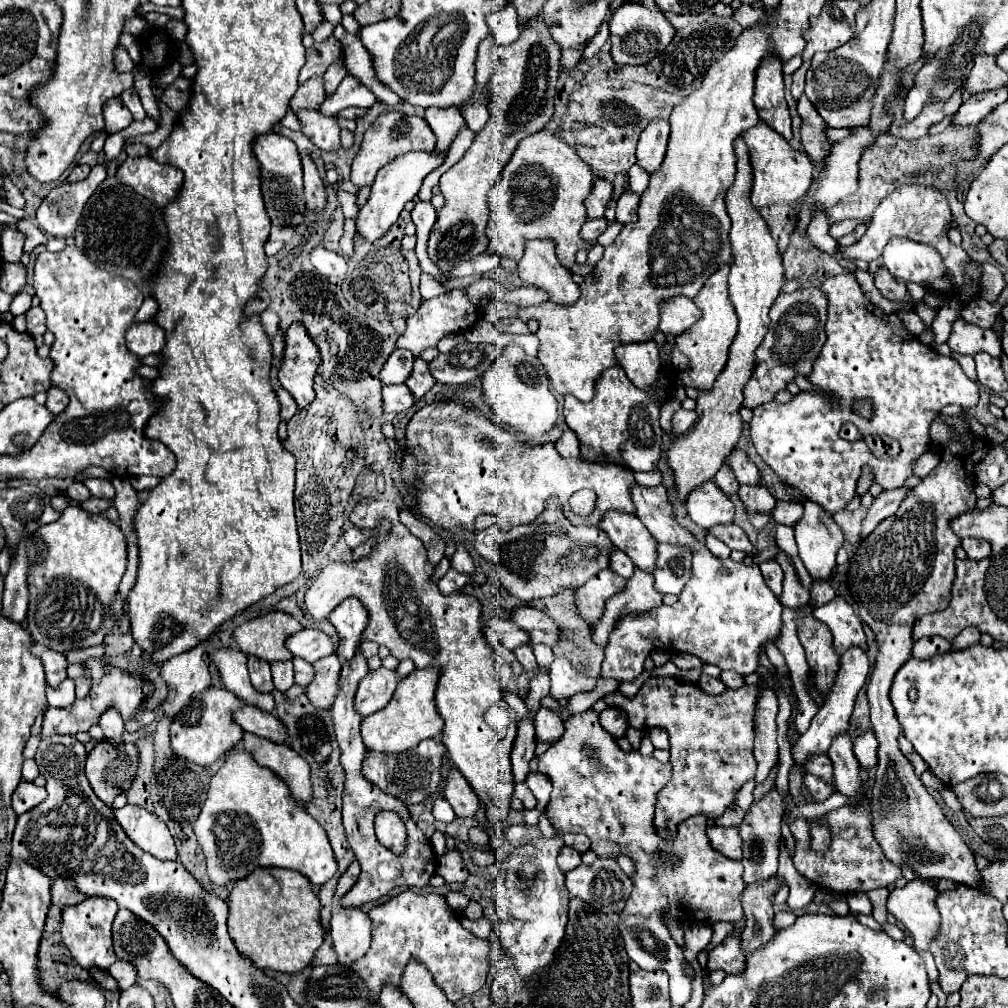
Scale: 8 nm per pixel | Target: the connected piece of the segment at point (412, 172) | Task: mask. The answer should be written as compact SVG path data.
M406 152L406 154L400 154L396 156L390 164L382 166L376 174L376 180L372 184L372 190L370 190L370 198L368 202L364 204L364 208L360 208L358 212L358 218L356 218L356 232L362 234L366 240L374 242L378 240L400 216L400 212L404 210L406 202L414 200L414 196L418 194L420 186L422 186L422 180L432 172L436 170L438 166L444 164L444 158L446 158L446 152Z

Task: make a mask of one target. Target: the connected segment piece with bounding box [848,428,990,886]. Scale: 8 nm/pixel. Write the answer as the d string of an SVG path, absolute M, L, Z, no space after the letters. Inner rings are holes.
M952 428L950 442L942 448L940 464L920 480L918 486L910 488L906 498L902 500L896 516L886 518L878 524L878 528L856 548L856 552L850 558L848 564L848 590L852 596L852 602L858 608L858 616L862 622L866 622L880 644L880 652L876 658L876 668L872 672L870 684L868 684L868 704L870 704L870 718L872 728L876 732L876 738L880 742L878 748L878 768L876 778L872 786L872 798L870 798L870 814L872 814L872 834L874 840L884 850L886 858L896 866L908 866L918 876L924 878L950 878L954 882L962 882L968 886L978 886L980 874L974 864L974 854L964 844L960 834L954 830L954 826L946 820L936 800L930 796L930 792L924 788L920 778L914 774L912 764L906 760L906 756L898 748L898 736L902 732L900 722L896 718L894 706L890 702L890 688L894 682L896 672L900 666L910 658L912 650L912 624L918 616L940 612L948 606L950 600L950 588L954 582L954 550L960 546L960 538L950 530L950 520L966 510L972 510L976 506L976 482L962 482L962 480L976 480L974 466L990 452L990 444L968 430L966 434L956 434Z

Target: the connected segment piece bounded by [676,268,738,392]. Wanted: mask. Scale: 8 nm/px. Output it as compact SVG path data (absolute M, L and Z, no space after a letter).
M720 268L720 272L712 274L710 280L704 284L704 288L694 296L694 304L700 308L702 318L692 324L686 332L676 336L678 350L688 358L690 366L680 374L684 388L696 388L700 392L708 392L718 378L718 374L724 370L728 360L728 348L736 336L738 318L732 308L730 296L728 296L728 268Z

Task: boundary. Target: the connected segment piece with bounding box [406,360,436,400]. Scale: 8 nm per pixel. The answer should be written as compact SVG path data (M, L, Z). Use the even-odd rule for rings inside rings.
M414 360L414 370L412 370L410 378L406 380L406 386L412 392L414 400L420 400L434 384L436 384L436 380L430 376L428 364L424 360Z

